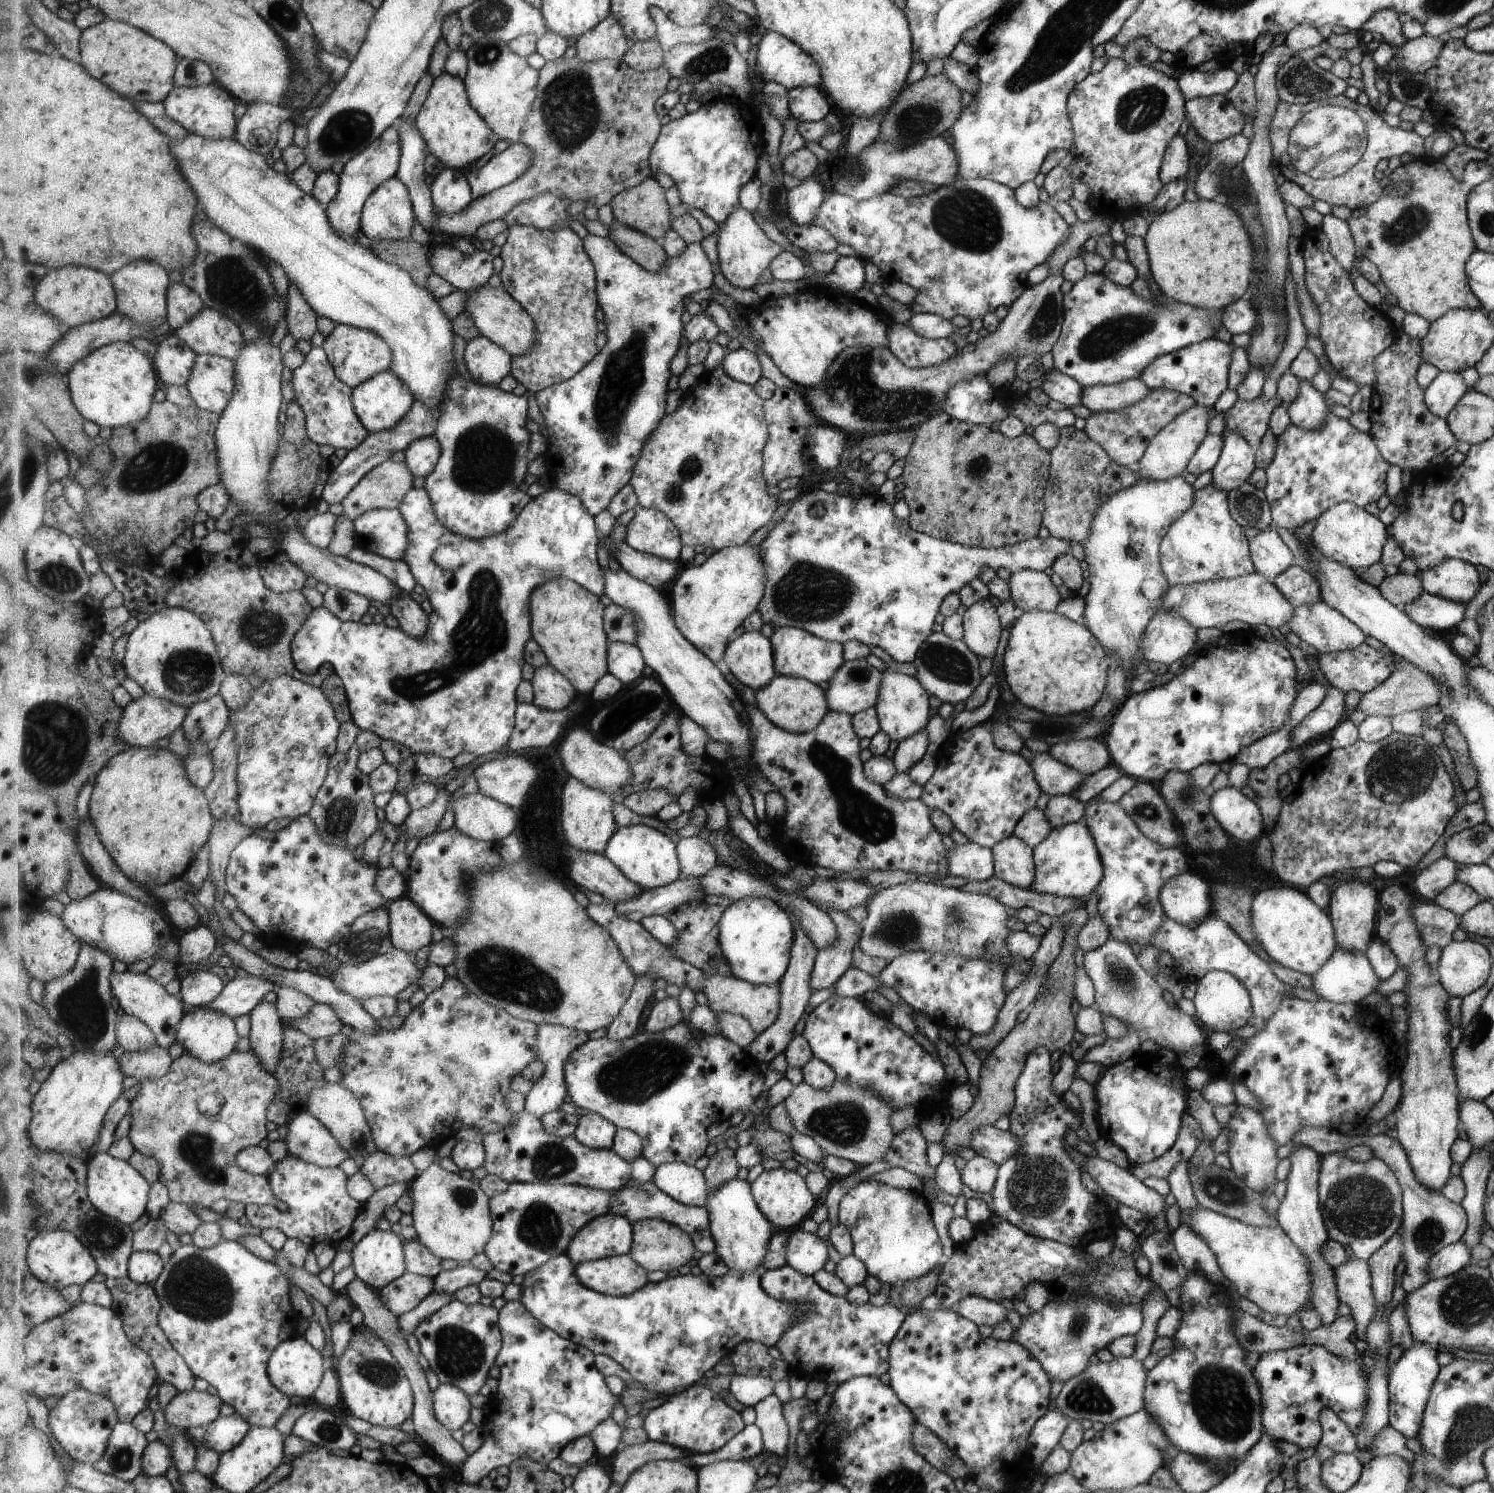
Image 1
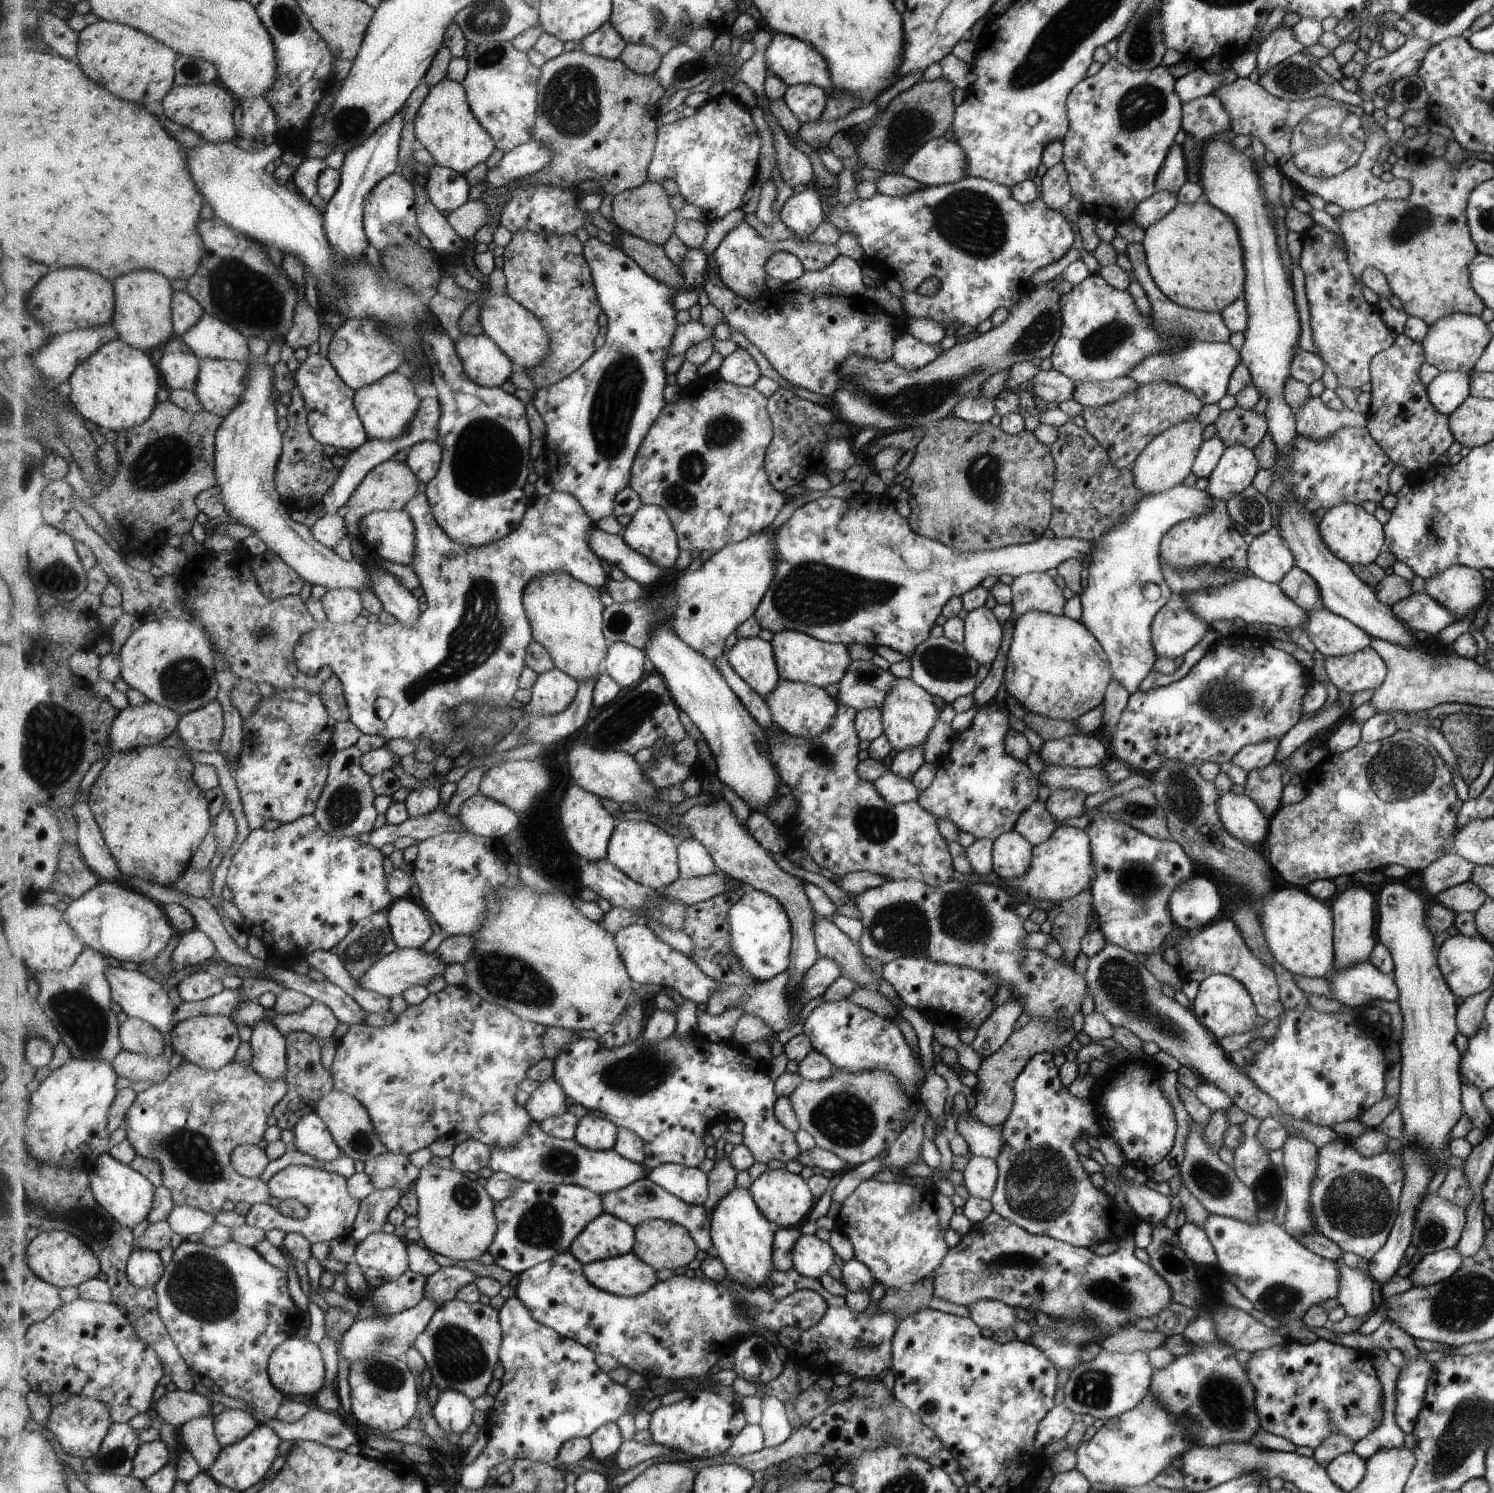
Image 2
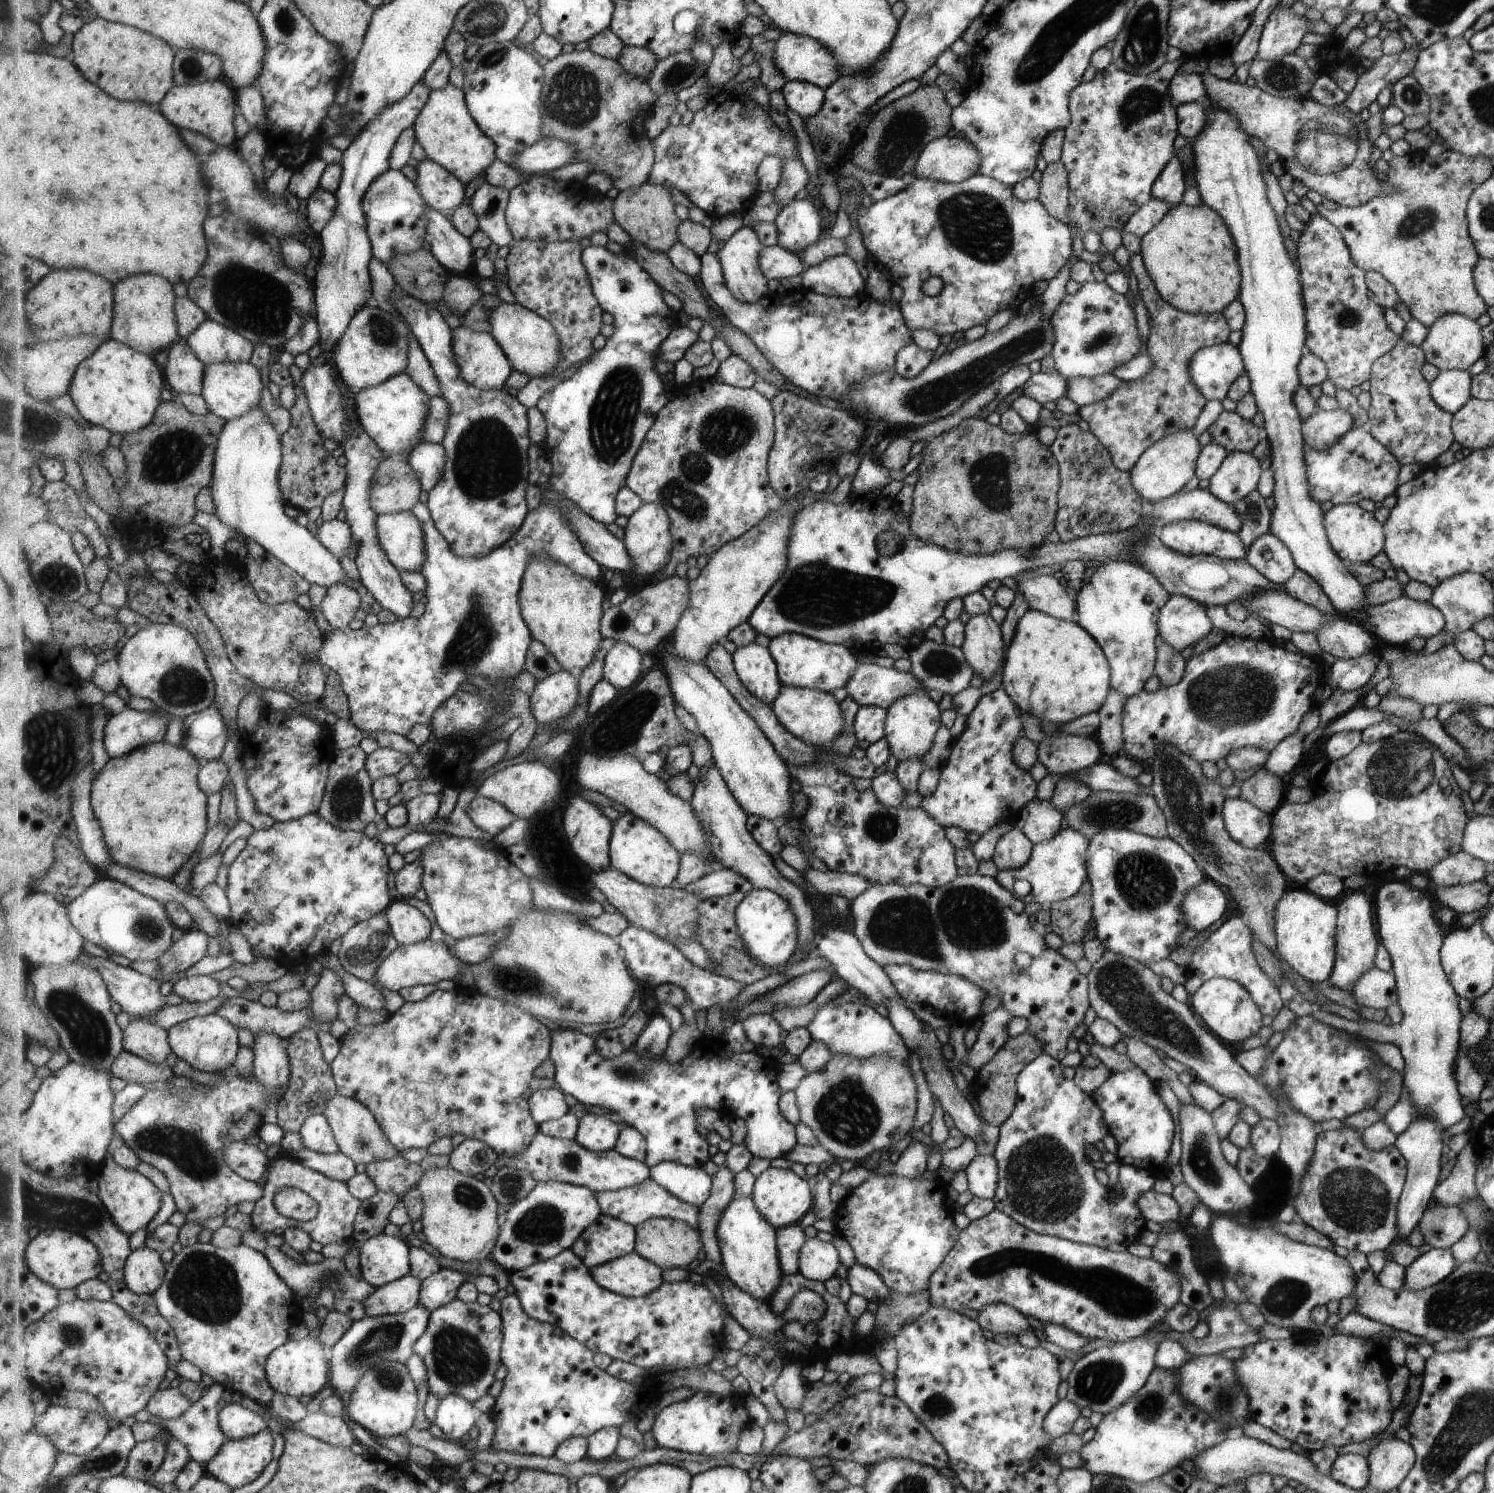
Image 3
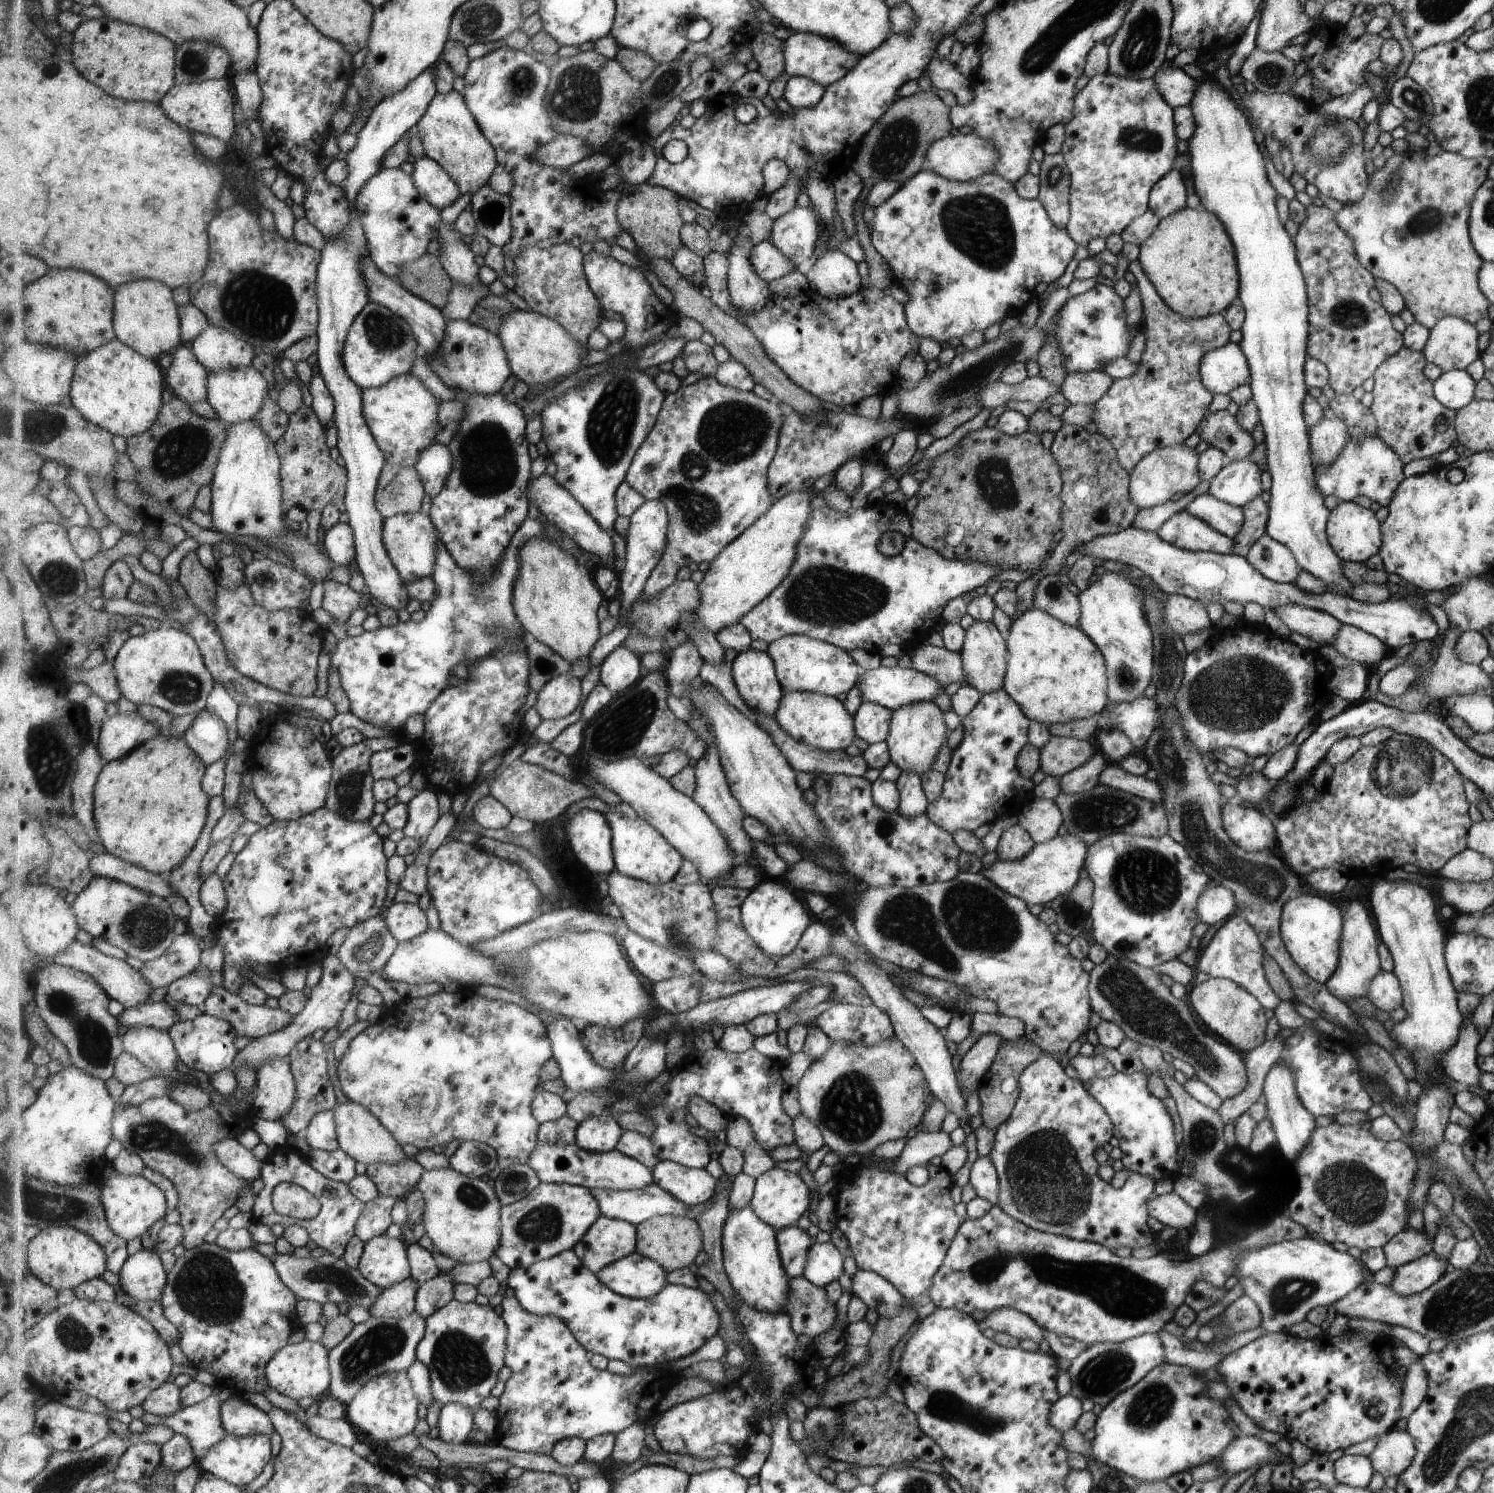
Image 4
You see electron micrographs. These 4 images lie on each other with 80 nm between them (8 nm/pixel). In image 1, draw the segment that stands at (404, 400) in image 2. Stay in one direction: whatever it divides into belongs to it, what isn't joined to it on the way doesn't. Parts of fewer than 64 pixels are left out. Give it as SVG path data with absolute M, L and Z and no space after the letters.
M387 370L376 374L353 391L353 402L361 422L371 433L383 433L400 424L416 404L416 396L397 373Z

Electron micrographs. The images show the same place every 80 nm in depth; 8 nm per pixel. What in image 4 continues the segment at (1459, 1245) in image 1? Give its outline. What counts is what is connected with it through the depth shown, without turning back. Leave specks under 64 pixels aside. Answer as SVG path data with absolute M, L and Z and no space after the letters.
M1431 1250L1424 1257L1395 1269L1391 1282L1386 1286L1401 1296L1411 1296L1432 1286L1433 1282L1439 1281L1448 1270L1447 1260L1433 1254Z

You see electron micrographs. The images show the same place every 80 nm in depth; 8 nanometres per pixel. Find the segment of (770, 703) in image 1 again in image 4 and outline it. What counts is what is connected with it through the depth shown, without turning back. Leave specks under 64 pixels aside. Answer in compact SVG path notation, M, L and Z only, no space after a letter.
M785 691L776 718L782 730L818 750L843 751L843 748L851 744L851 738L853 738L852 716L845 711L844 704L828 695L812 691Z

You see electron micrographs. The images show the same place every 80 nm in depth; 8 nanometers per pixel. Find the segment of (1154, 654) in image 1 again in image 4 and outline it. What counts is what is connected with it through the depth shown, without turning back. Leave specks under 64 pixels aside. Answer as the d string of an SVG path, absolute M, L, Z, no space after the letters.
M1182 595L1168 596L1165 608L1163 608L1163 618L1171 634L1179 638L1207 629L1212 622L1208 618L1205 604Z

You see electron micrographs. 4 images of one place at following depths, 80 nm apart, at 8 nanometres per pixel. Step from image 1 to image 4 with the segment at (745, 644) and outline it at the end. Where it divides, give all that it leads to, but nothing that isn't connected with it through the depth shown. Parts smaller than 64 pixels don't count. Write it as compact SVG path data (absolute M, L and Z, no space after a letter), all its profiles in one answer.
M749 648L735 657L732 670L735 685L746 704L776 716L785 691L769 652Z

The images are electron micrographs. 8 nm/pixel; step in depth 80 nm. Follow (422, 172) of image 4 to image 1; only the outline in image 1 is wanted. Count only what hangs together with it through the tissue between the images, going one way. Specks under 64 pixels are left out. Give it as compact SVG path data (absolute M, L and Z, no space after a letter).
M445 166L431 186L434 205L445 214L462 211L474 199L467 170Z

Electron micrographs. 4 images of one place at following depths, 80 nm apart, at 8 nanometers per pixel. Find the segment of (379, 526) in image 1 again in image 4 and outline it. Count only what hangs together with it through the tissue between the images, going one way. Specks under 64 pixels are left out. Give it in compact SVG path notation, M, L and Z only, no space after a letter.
M423 512L397 514L383 520L384 544L403 581L433 577L437 561L437 534L431 516Z

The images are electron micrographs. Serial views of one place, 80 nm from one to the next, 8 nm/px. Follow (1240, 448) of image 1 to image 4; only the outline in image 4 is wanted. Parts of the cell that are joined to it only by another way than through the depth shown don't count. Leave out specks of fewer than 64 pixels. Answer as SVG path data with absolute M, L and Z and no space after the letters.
M1249 455L1228 461L1224 469L1211 478L1208 494L1216 500L1241 507L1261 494L1261 474Z

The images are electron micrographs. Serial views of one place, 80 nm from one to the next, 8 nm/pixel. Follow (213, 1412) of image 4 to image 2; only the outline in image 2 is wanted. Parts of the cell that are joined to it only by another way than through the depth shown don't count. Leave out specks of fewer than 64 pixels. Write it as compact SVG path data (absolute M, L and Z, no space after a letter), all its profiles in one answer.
M203 1415L202 1417L193 1418L192 1421L186 1422L177 1430L178 1442L183 1445L185 1449L193 1453L193 1456L200 1462L200 1465L206 1472L217 1460L223 1447L217 1436L214 1416L215 1415Z

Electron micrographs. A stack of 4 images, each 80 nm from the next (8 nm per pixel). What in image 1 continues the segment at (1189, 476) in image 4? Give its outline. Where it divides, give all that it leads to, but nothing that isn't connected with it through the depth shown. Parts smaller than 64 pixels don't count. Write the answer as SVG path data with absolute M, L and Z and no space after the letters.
M1195 403L1181 414L1173 417L1165 426L1161 427L1151 438L1150 443L1145 447L1139 464L1137 476L1141 479L1152 481L1167 481L1183 472L1188 462L1196 452L1199 444L1207 436L1207 423L1211 416L1211 406L1204 407Z

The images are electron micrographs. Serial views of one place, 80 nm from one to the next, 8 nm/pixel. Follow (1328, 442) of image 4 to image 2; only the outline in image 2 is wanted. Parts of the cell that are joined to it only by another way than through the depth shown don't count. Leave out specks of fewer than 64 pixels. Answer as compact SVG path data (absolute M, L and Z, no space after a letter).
M1308 396L1306 402L1299 410L1295 411L1296 430L1302 437L1308 439L1323 440L1327 438L1333 431L1341 427L1365 427L1366 414L1359 413L1354 410L1349 410L1343 407L1339 411L1328 409L1321 403L1319 397Z

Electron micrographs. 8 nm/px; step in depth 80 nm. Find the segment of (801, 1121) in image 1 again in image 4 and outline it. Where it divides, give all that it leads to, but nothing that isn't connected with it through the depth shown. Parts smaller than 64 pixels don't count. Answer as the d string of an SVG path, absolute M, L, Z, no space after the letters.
M895 1037L877 1046L855 1046L851 1042L832 1042L825 1056L812 1064L798 1085L802 1113L811 1118L829 1151L840 1158L847 1155L868 1157L877 1146L906 1137L911 1128L920 1124L928 1096L928 1082L904 1044Z

